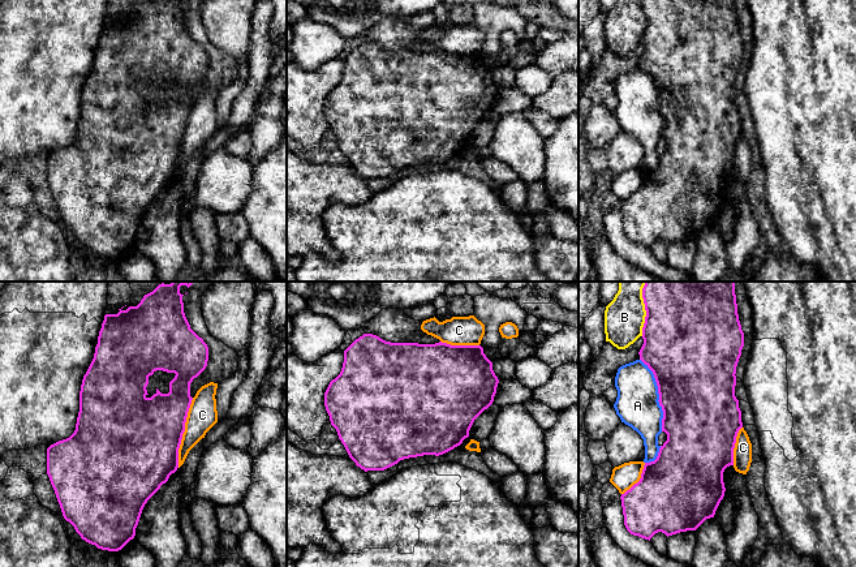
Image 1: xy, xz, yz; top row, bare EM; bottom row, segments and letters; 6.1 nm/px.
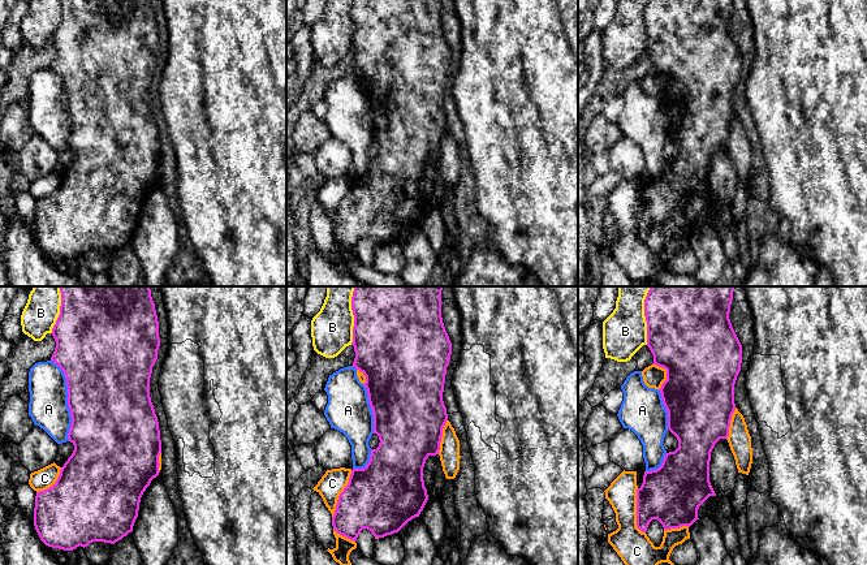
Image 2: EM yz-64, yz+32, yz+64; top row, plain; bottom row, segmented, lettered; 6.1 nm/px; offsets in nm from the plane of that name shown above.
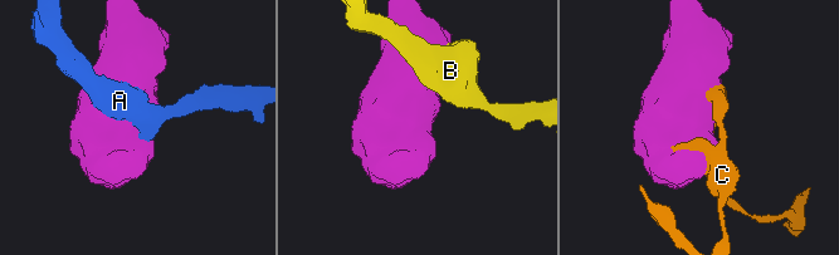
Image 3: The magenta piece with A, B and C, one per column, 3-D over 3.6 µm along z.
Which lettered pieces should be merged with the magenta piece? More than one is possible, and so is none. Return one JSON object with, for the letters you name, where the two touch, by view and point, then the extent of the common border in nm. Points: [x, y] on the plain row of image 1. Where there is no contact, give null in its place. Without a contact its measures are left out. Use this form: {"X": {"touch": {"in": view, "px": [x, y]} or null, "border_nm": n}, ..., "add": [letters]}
{"add": []}

